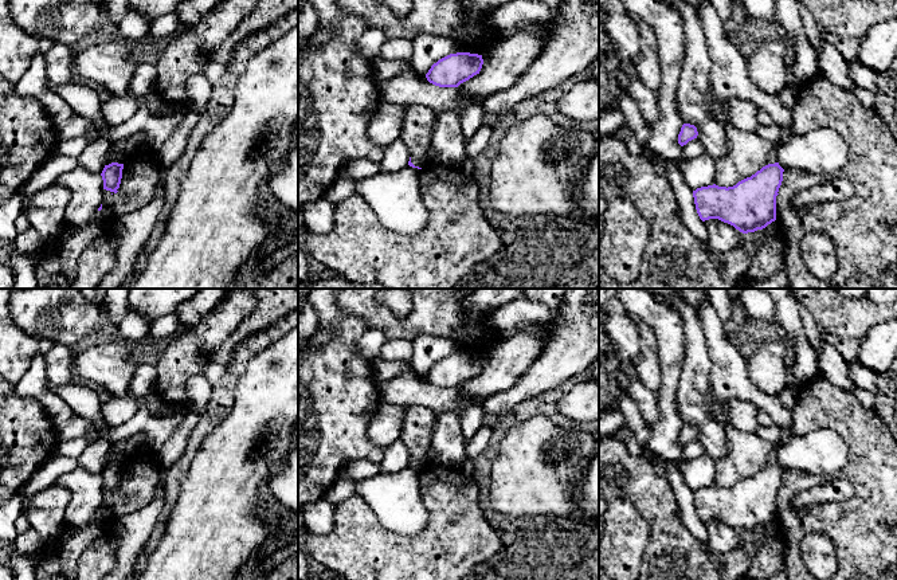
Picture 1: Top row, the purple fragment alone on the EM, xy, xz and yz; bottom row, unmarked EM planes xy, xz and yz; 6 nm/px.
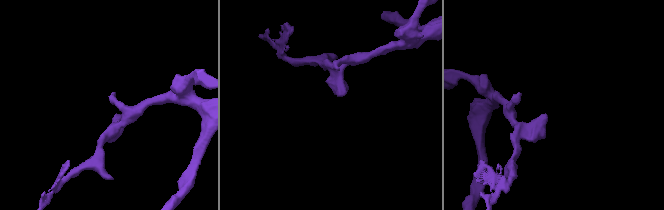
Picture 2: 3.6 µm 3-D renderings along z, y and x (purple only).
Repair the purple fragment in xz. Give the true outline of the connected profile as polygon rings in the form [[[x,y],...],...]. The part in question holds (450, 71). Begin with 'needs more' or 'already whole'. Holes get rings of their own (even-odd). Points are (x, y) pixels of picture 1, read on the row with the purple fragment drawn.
already whole | [[[470,52],[450,54],[434,63],[426,78],[439,87],[458,87],[479,74],[482,64],[482,55]]]

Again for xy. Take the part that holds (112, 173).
already whole | [[[111,162],[109,165],[105,165],[101,176],[103,180],[103,189],[110,191],[117,193],[120,184],[121,184],[121,179],[122,179],[122,169],[124,169],[124,164],[118,164],[118,162]]]

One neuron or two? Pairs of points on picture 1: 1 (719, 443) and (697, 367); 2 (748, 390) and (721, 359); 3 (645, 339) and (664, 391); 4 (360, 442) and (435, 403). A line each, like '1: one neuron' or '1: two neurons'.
1: one neuron
2: one neuron
3: two neurons
4: two neurons

